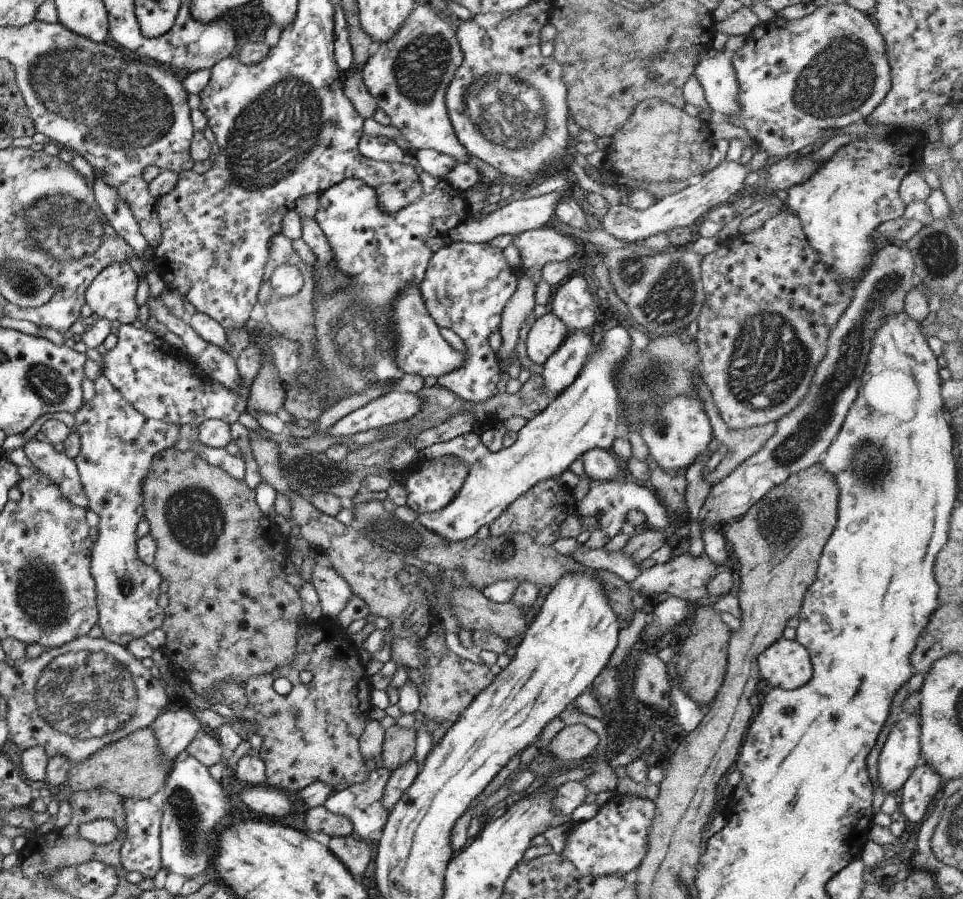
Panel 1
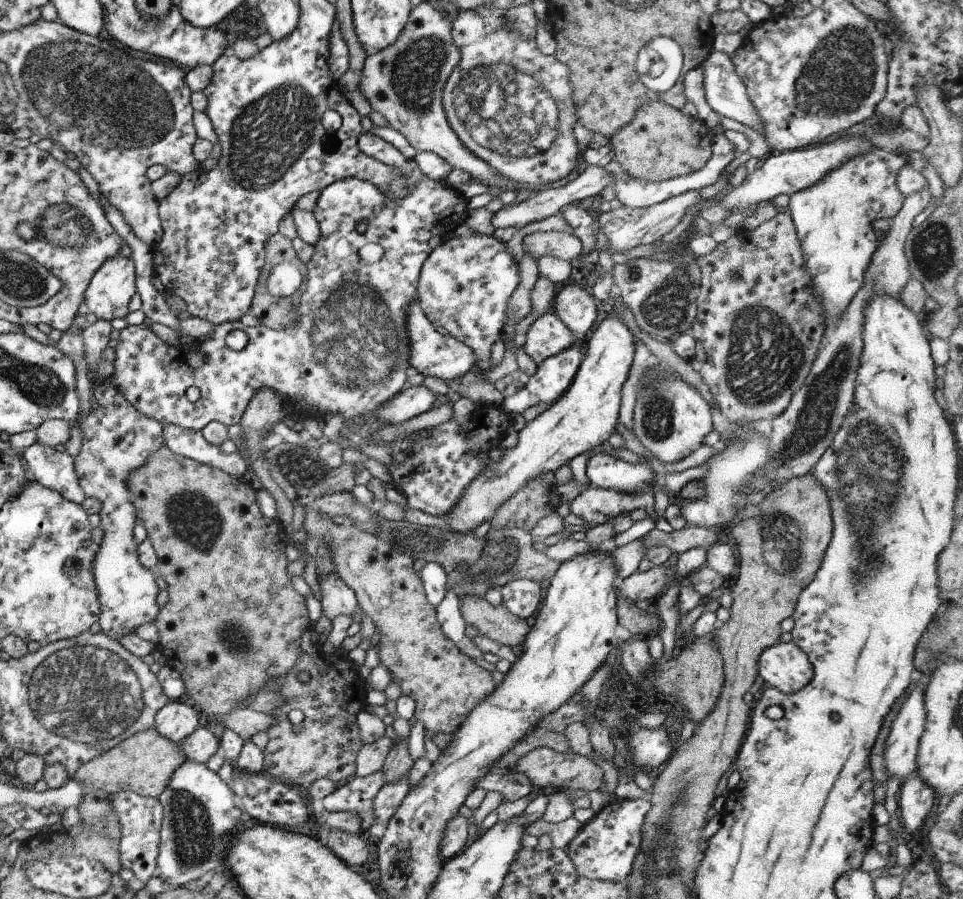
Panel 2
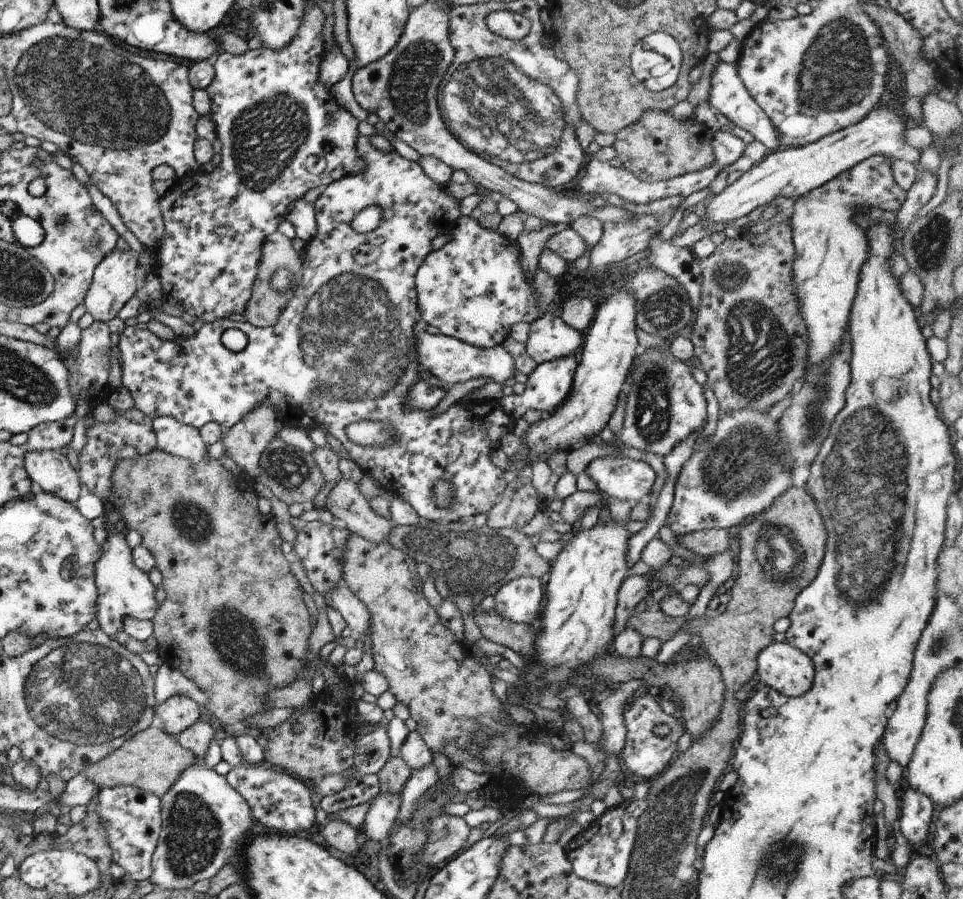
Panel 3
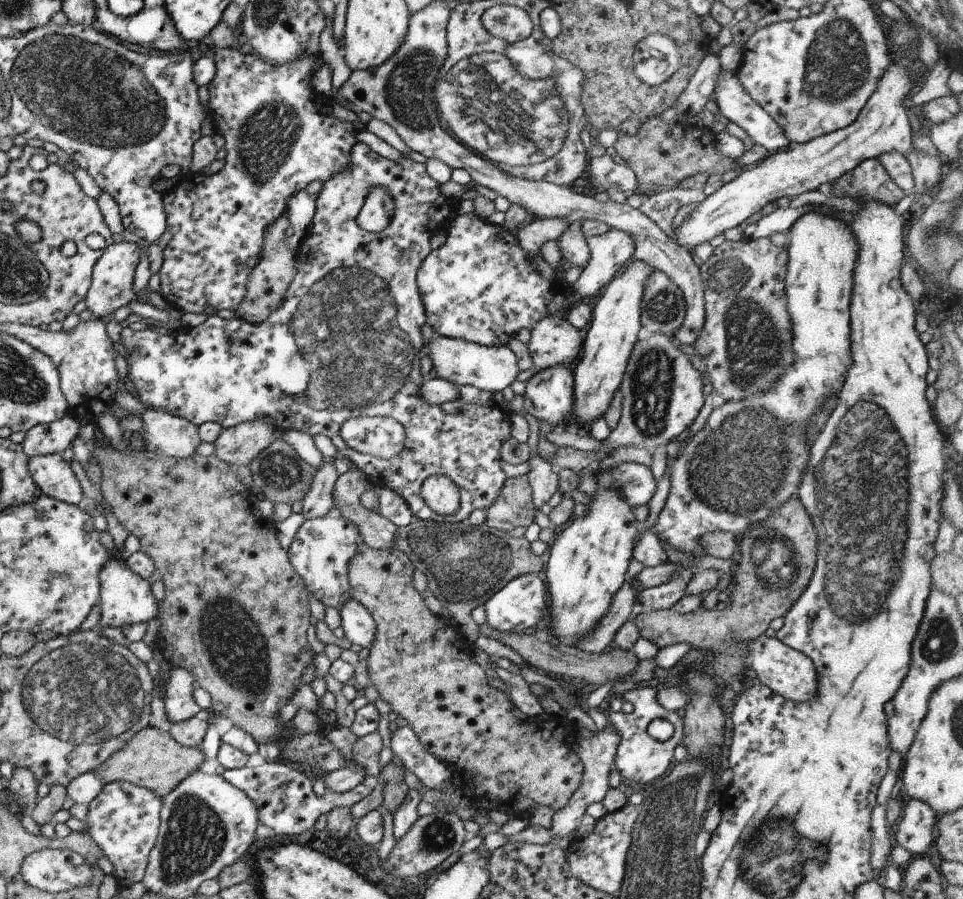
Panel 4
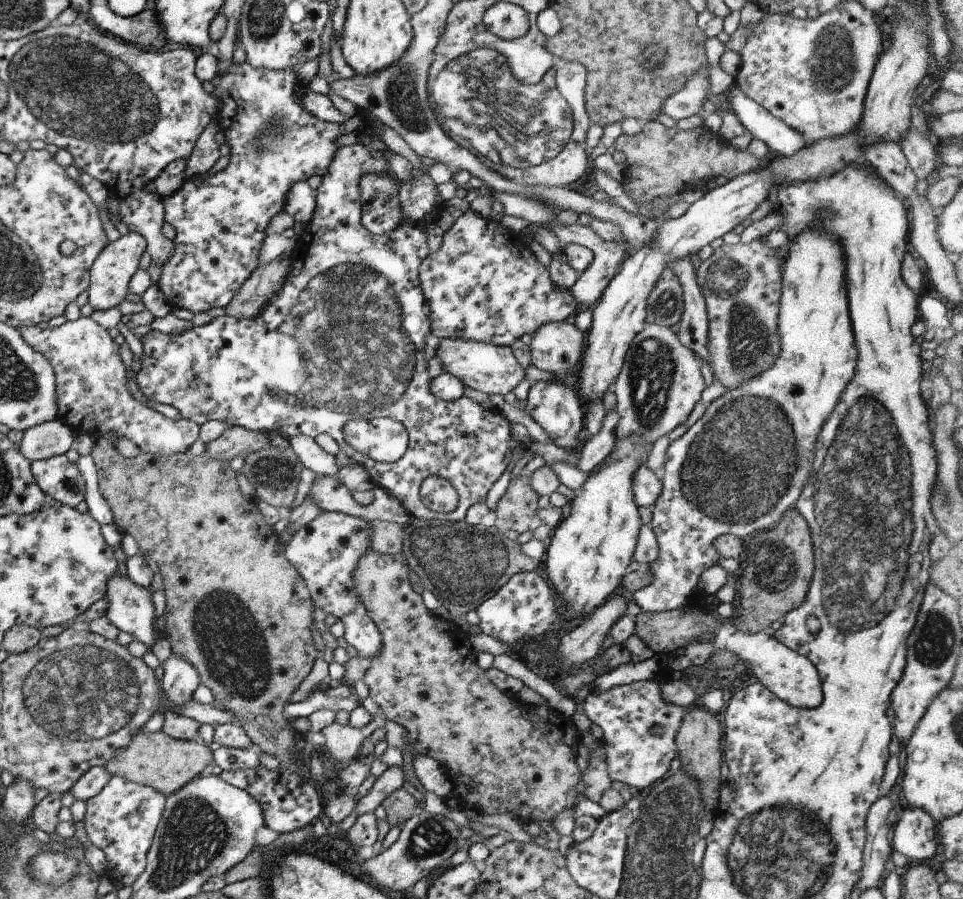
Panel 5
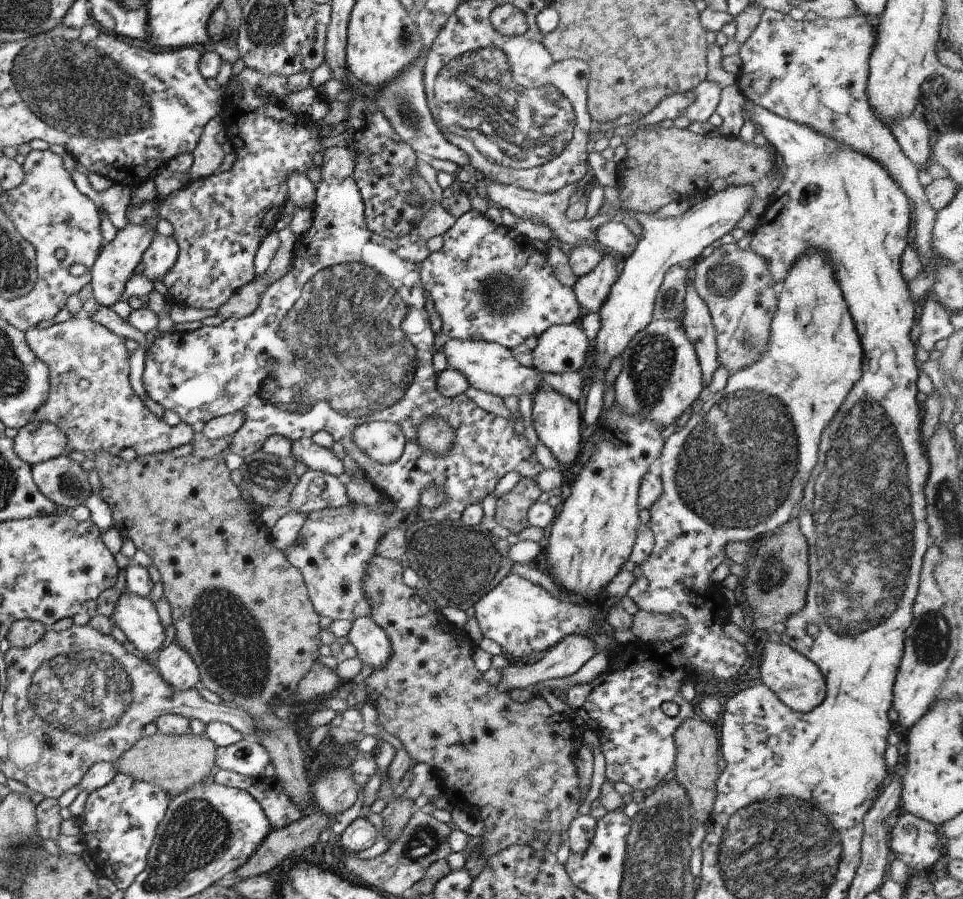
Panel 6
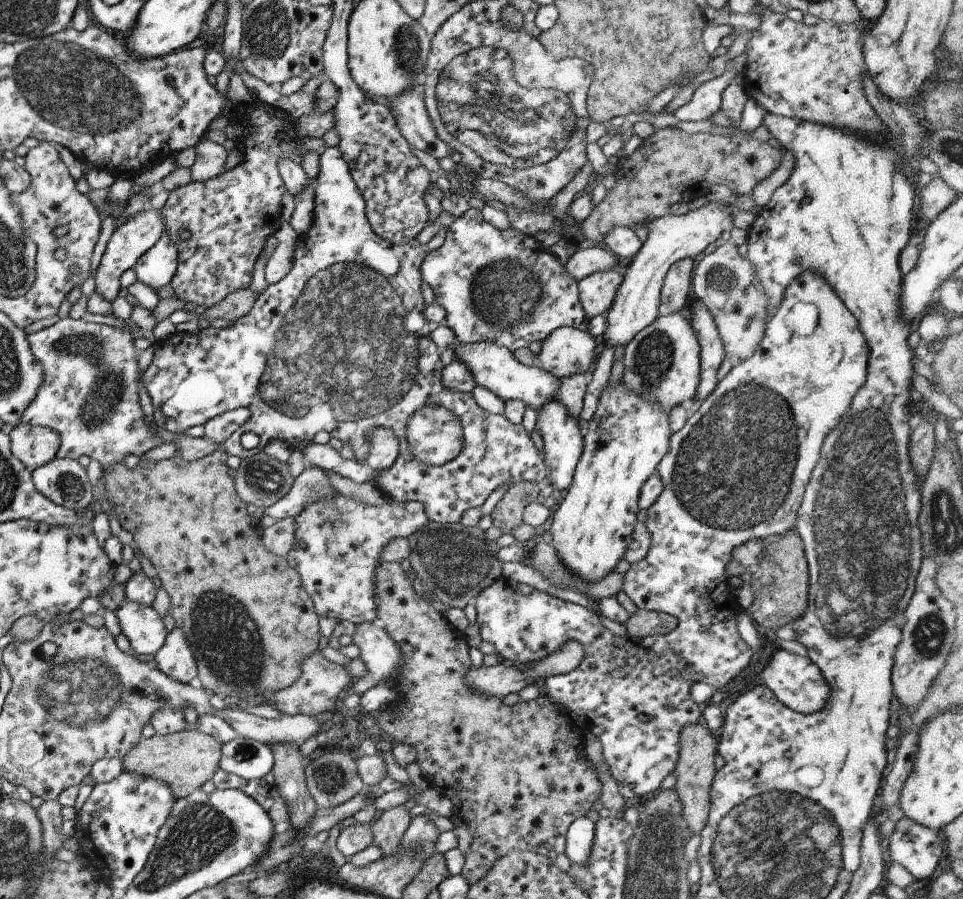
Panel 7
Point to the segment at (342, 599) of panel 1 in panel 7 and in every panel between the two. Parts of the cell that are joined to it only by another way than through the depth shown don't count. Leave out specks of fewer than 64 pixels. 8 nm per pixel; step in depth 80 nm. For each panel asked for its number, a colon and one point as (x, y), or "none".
2: (336, 599)
3: (356, 617)
4: (358, 627)
5: (359, 632)
6: (372, 646)
7: (378, 651)

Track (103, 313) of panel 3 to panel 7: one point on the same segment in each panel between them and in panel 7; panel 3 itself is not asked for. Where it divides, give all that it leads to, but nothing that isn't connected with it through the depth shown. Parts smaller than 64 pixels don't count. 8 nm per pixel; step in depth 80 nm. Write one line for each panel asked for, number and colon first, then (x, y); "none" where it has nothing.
4: (111, 283)
5: (109, 275)
6: (116, 260)
7: (129, 241)

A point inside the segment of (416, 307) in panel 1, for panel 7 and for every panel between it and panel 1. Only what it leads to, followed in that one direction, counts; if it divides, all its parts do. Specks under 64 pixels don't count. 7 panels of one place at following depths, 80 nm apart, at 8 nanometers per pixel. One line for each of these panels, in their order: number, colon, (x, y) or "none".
2: (443, 357)
3: (449, 360)
4: (491, 369)
5: (490, 369)
6: (489, 367)
7: (493, 367)

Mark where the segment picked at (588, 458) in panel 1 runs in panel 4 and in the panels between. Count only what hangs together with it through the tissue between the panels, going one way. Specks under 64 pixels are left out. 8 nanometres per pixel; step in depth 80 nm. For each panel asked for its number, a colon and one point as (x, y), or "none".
2: (605, 471)
3: (621, 478)
4: (635, 482)

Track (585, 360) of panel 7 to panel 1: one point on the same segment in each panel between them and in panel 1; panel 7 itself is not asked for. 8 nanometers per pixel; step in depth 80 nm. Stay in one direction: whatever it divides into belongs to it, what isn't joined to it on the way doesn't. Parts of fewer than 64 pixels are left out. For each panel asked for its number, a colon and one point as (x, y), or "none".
1: (547, 333)
2: (547, 335)
3: (549, 338)
4: (554, 342)
5: (556, 347)
6: (559, 348)

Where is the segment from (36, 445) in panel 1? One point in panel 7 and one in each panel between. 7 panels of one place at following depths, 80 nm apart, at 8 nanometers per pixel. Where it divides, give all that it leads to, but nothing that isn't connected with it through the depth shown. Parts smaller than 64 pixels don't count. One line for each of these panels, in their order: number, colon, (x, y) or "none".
2: (55, 470)
3: (50, 470)
4: (53, 476)
5: (57, 478)
6: (60, 479)
7: (63, 481)

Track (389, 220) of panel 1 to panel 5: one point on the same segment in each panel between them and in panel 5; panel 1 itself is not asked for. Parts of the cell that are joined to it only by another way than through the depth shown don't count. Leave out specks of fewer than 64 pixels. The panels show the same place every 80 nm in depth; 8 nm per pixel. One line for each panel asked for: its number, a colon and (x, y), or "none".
2: (348, 352)
3: (342, 350)
4: (345, 342)
5: (342, 339)

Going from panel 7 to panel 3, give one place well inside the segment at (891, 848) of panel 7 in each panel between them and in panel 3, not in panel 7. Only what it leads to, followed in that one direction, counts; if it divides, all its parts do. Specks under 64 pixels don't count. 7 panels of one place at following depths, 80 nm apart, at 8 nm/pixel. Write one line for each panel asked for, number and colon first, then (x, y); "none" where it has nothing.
3: (915, 810)
4: (913, 834)
5: (913, 835)
6: (912, 840)

